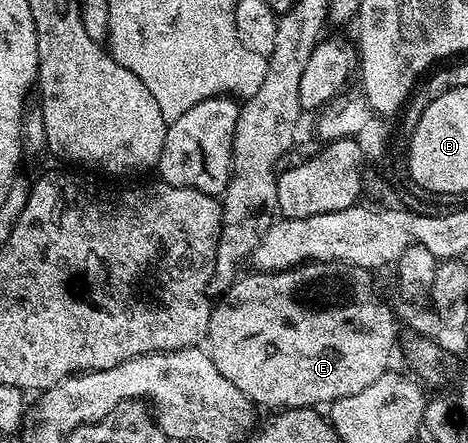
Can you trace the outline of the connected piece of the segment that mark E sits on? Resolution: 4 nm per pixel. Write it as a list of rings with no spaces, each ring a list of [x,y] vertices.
[[[308,262],[275,274],[244,275],[212,307],[207,351],[217,370],[259,408],[319,408],[322,402],[353,396],[389,370],[391,353],[397,350],[392,303],[379,295],[371,278],[372,271],[344,262]]]

